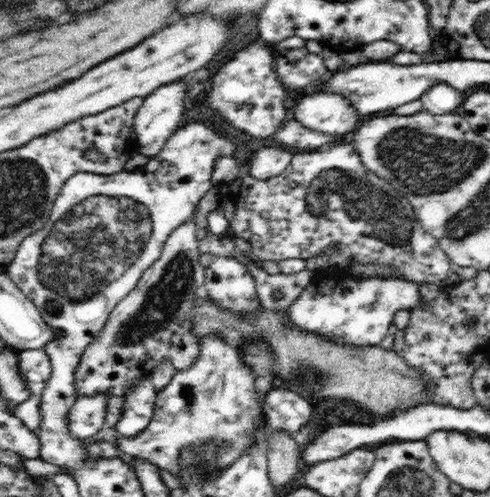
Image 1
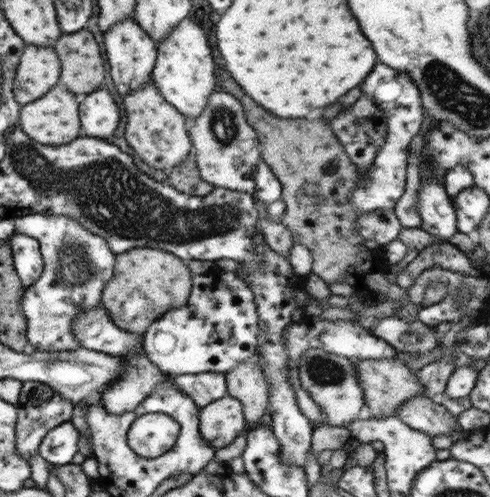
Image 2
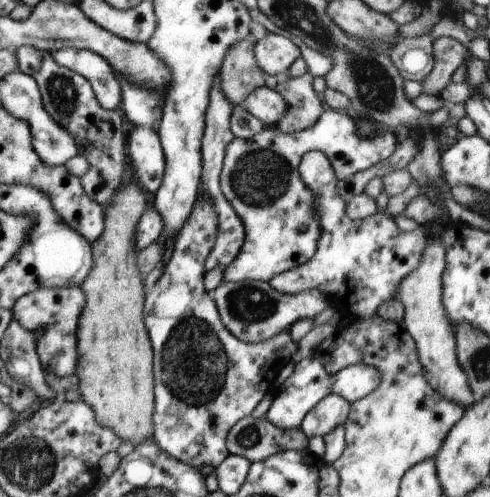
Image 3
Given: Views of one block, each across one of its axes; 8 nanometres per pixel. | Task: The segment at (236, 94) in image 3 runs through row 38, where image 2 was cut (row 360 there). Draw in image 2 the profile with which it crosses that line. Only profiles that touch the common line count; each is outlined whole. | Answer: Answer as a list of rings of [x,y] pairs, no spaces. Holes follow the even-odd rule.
[[[255,358],[239,362],[225,374],[227,396],[233,396],[241,402],[247,428],[259,424],[267,404],[269,404],[269,386],[263,378],[261,368],[255,364]]]

